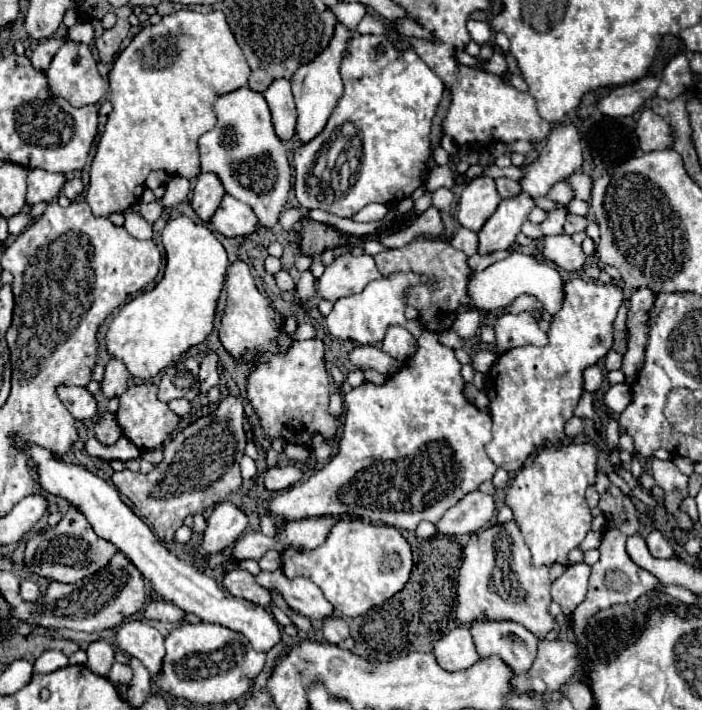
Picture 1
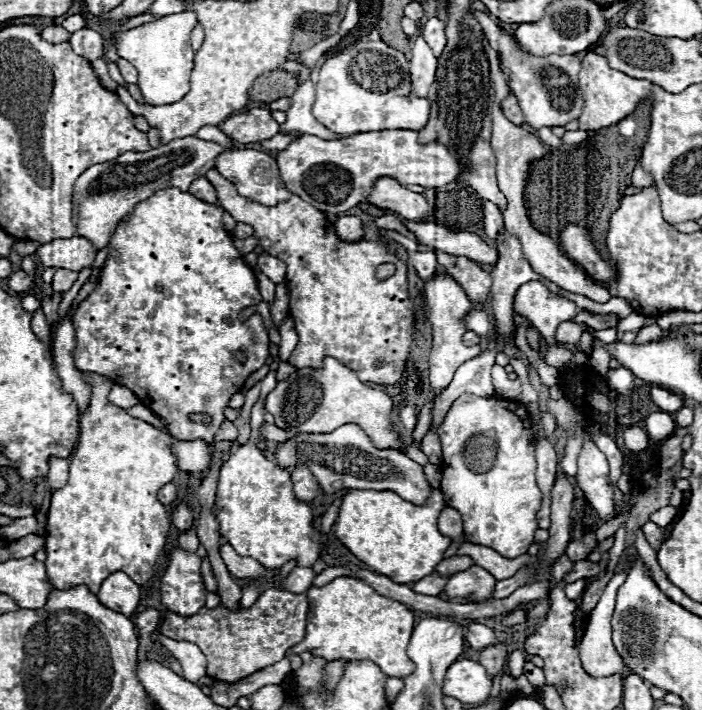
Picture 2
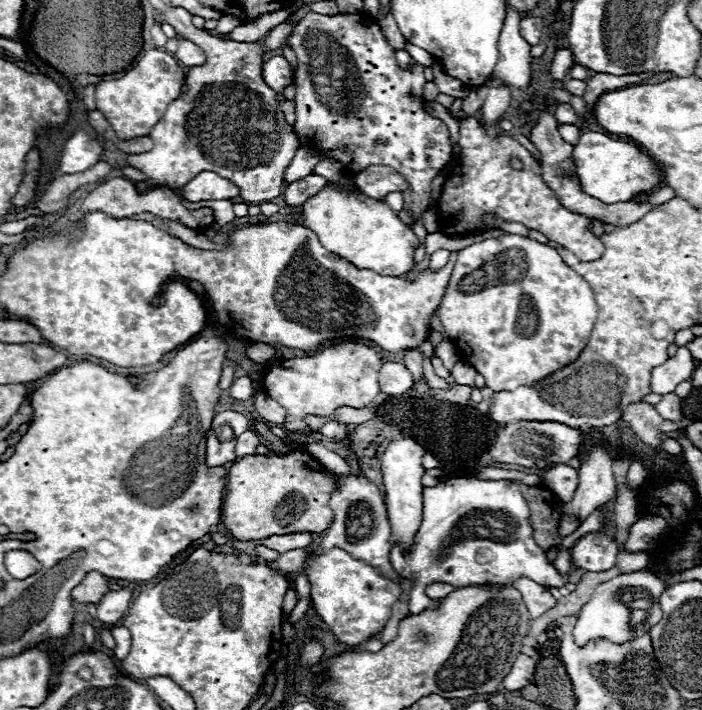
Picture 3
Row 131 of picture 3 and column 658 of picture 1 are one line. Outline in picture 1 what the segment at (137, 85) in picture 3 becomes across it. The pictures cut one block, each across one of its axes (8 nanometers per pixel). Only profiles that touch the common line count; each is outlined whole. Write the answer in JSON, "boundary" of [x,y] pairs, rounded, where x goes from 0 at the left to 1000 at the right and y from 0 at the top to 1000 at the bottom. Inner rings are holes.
{"boundary":[[[926,152],[915,155],[906,172],[906,192],[915,214],[957,211],[957,177]]]}

